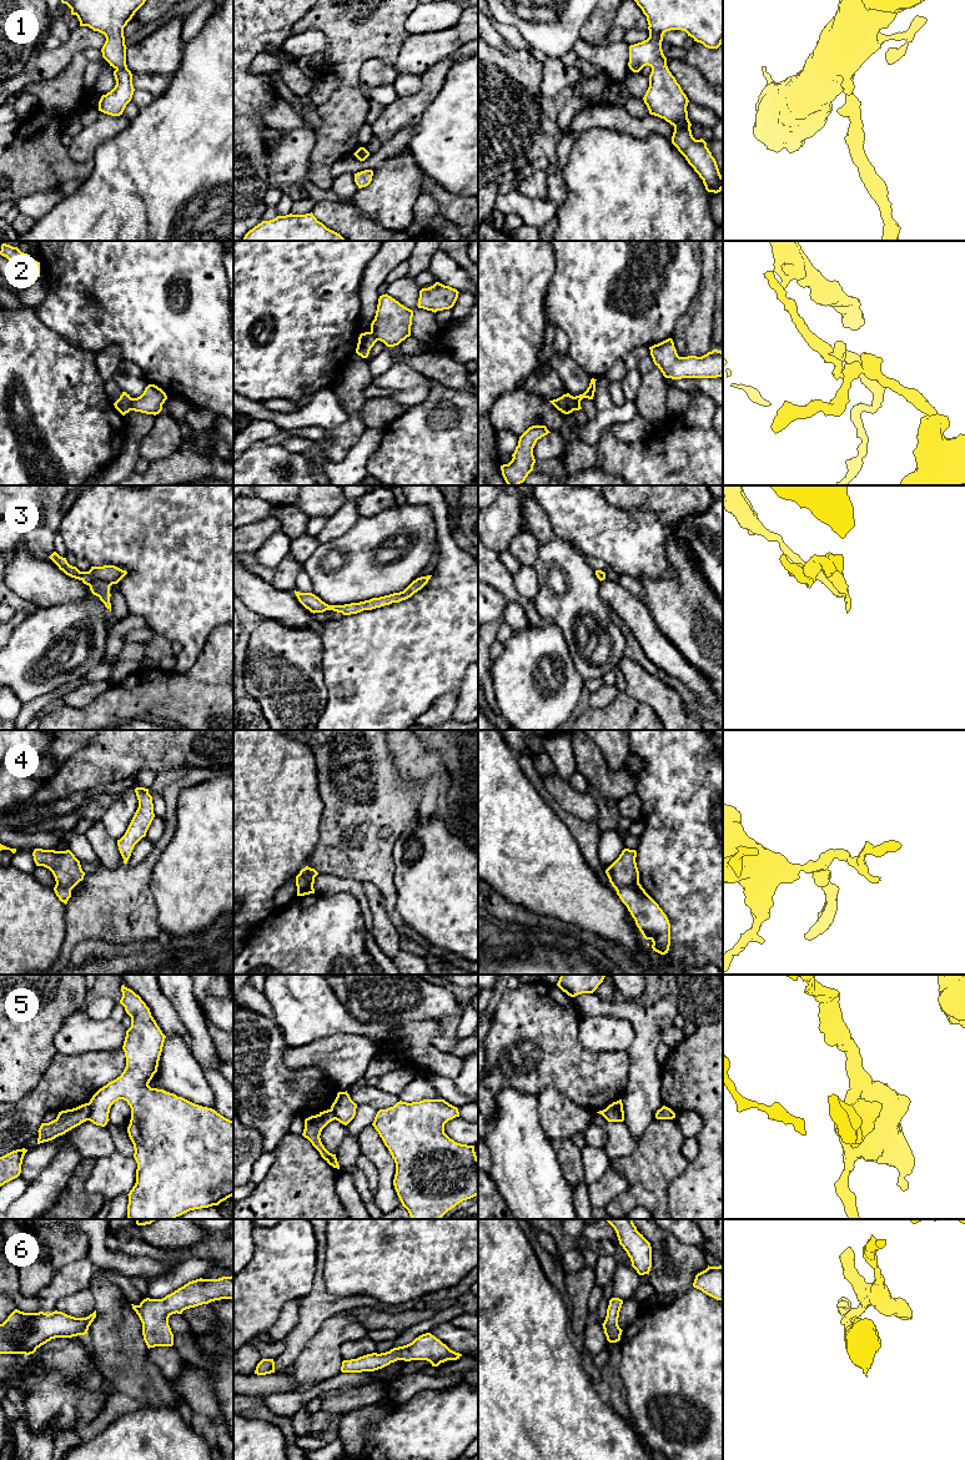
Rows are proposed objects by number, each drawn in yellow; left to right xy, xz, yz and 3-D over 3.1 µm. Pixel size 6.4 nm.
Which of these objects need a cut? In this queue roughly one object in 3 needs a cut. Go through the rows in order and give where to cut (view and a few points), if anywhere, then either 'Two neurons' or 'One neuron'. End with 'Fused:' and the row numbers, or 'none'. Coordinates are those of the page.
1: No split. One neuron
2: Split along yz (572, 397), (574, 409). Two neurons
3: No split. One neuron
4: Split along yz (638, 880), (616, 889). Two neurons
5: Split along xy (88, 1103), (89, 1119). Two neurons
6: No split. One neuron
Fused: 2, 4, 5

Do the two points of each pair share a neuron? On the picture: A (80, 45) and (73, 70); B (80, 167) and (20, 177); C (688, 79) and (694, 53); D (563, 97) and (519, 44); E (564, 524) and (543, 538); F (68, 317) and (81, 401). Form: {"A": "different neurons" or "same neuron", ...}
{"A": "different neurons", "B": "same neuron", "C": "different neurons", "D": "different neurons", "E": "different neurons", "F": "different neurons"}

